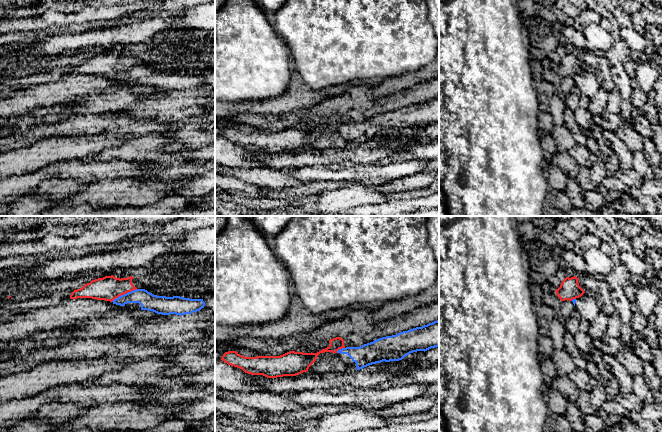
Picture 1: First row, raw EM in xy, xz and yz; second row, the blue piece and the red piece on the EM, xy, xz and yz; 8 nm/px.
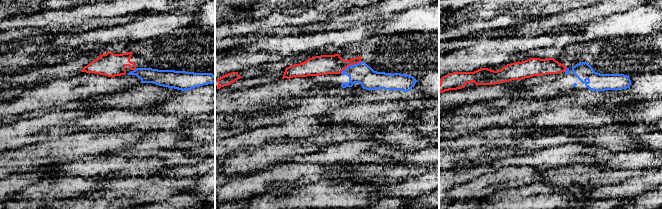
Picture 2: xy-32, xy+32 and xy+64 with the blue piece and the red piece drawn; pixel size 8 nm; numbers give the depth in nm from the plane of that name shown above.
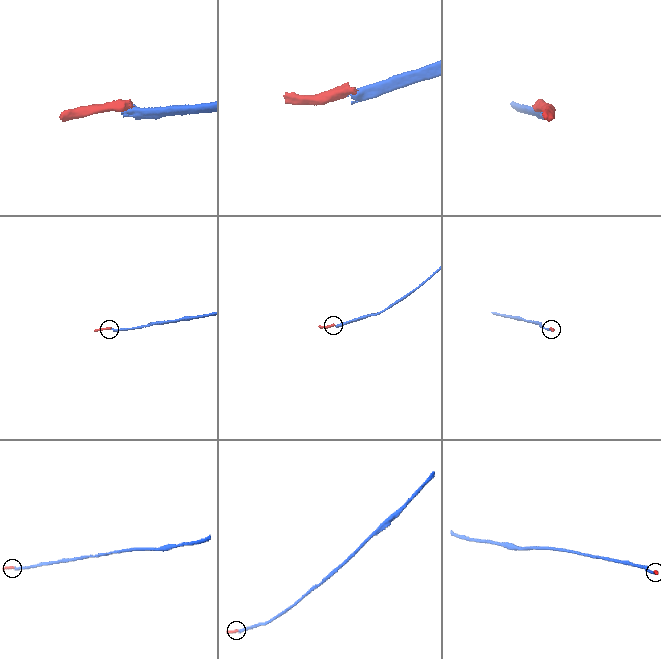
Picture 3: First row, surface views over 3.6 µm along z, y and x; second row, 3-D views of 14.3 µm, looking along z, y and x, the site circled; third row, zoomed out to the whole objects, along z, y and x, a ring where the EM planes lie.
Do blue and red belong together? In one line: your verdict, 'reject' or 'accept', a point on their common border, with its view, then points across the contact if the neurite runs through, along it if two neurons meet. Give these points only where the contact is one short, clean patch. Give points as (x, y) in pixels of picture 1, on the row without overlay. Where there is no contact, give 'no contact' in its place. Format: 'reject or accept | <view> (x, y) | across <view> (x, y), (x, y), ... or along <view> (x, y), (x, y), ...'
reject | xy (124, 70) | along xy (136, 64), (119, 71), (111, 77)

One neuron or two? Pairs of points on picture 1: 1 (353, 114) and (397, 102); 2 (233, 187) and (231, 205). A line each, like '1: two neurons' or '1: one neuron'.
1: one neuron
2: two neurons

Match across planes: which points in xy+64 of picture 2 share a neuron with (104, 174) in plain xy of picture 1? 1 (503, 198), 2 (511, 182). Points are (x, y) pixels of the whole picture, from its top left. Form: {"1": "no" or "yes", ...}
{"1": "no", "2": "yes"}

